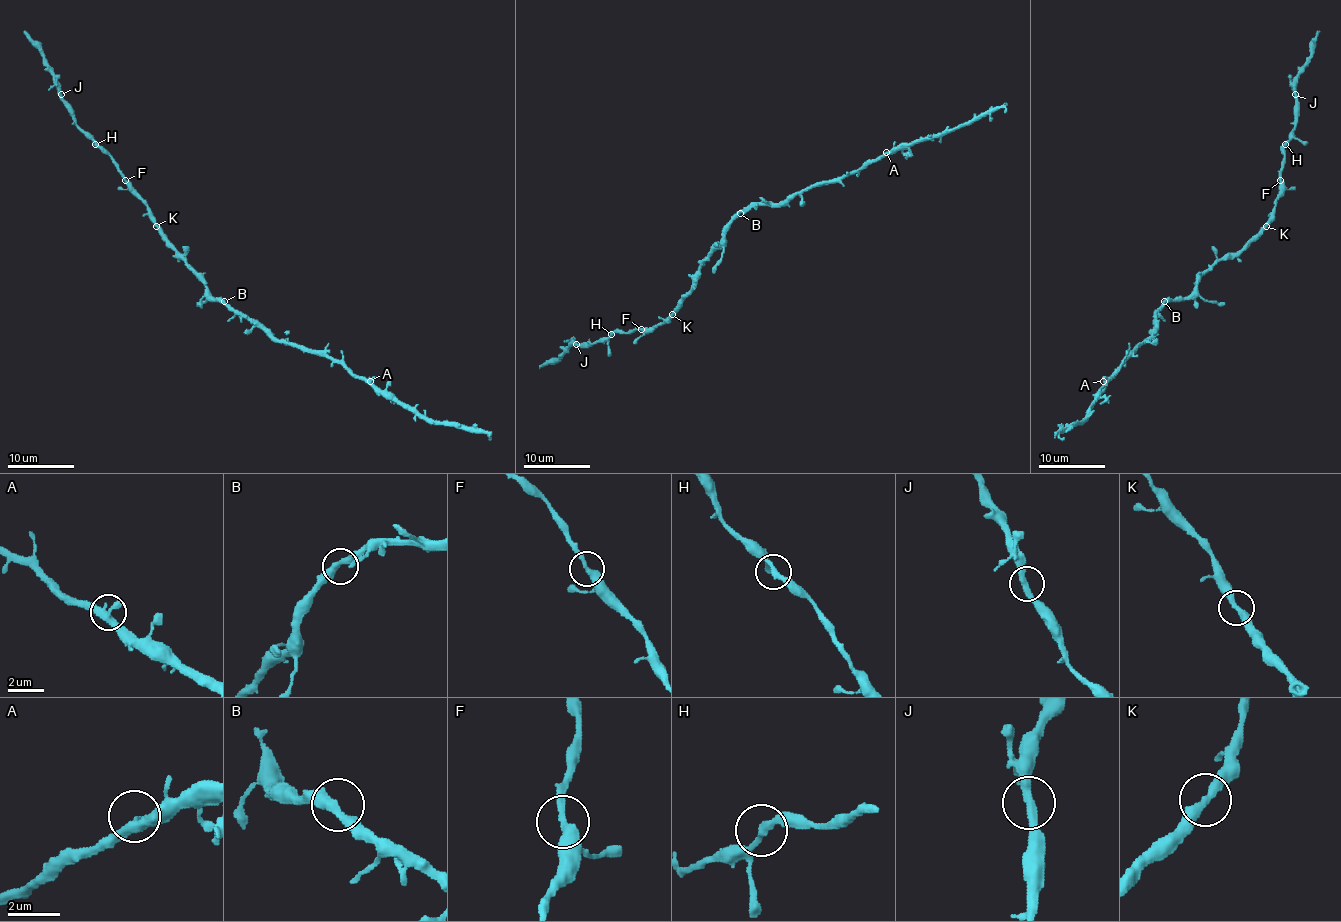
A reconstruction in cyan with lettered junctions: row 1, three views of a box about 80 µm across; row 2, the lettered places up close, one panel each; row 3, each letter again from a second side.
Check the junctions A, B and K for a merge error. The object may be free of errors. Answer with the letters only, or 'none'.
none

